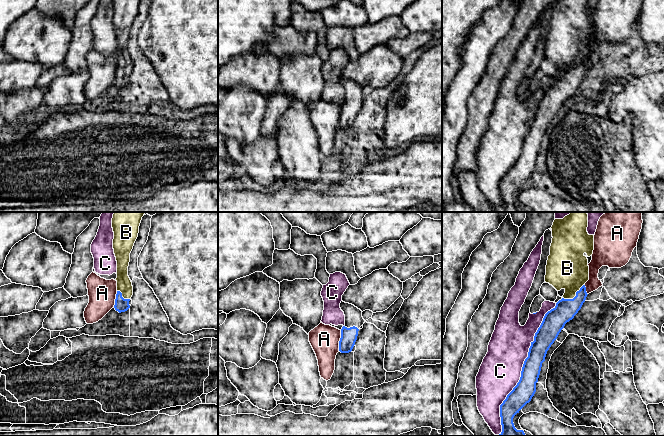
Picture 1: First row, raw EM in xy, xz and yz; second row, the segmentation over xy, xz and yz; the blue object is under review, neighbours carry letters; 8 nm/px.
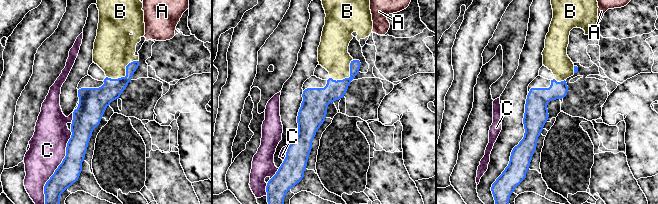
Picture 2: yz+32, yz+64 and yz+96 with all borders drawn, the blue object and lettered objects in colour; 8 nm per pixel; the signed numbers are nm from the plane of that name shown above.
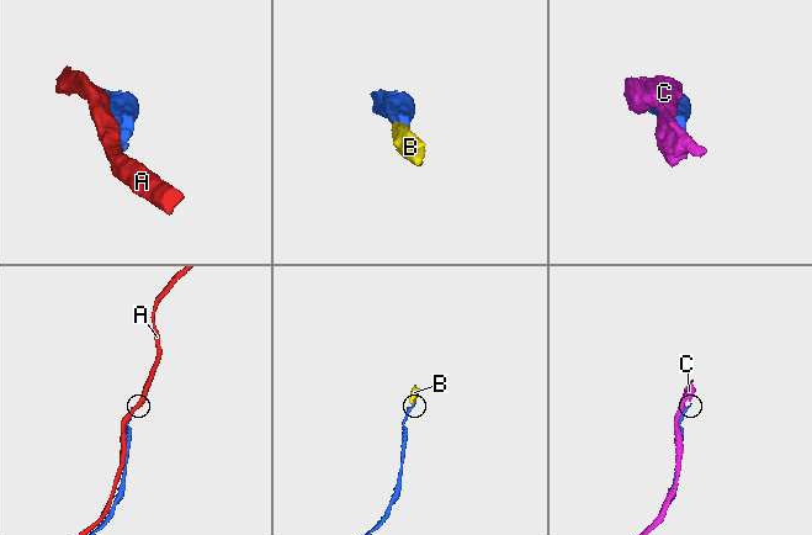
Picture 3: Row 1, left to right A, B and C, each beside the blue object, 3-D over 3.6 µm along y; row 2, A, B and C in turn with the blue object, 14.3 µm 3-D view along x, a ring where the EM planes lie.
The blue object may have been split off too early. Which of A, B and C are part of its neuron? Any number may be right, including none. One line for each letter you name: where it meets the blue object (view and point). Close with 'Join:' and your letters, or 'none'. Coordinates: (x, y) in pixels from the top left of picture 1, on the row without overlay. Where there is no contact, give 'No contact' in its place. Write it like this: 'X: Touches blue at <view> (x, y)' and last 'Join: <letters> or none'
B: Touches blue at yz (575, 72)
Join: B

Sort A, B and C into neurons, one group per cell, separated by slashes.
A / B / C

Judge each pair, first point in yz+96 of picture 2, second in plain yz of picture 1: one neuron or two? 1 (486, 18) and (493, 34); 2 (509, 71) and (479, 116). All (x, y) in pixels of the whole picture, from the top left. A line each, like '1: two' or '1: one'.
1: one
2: one

